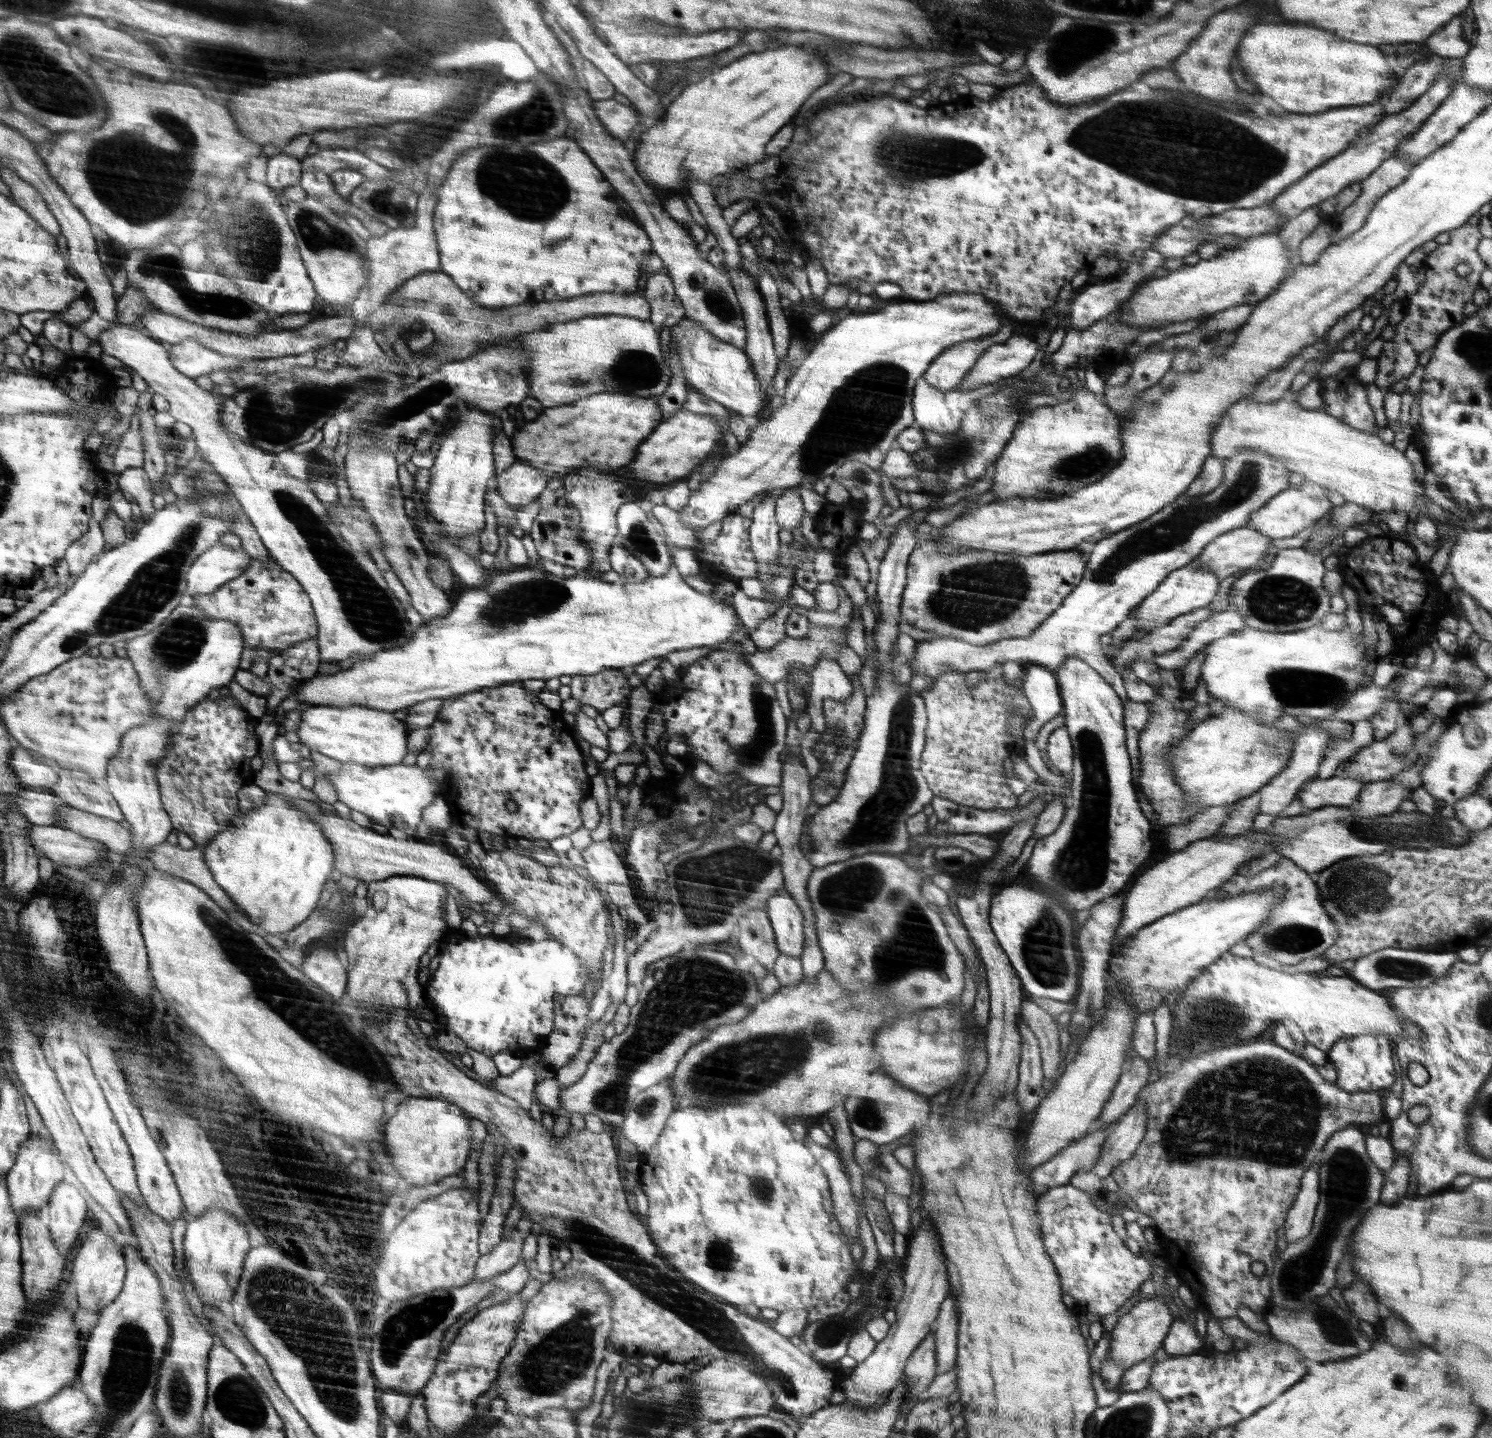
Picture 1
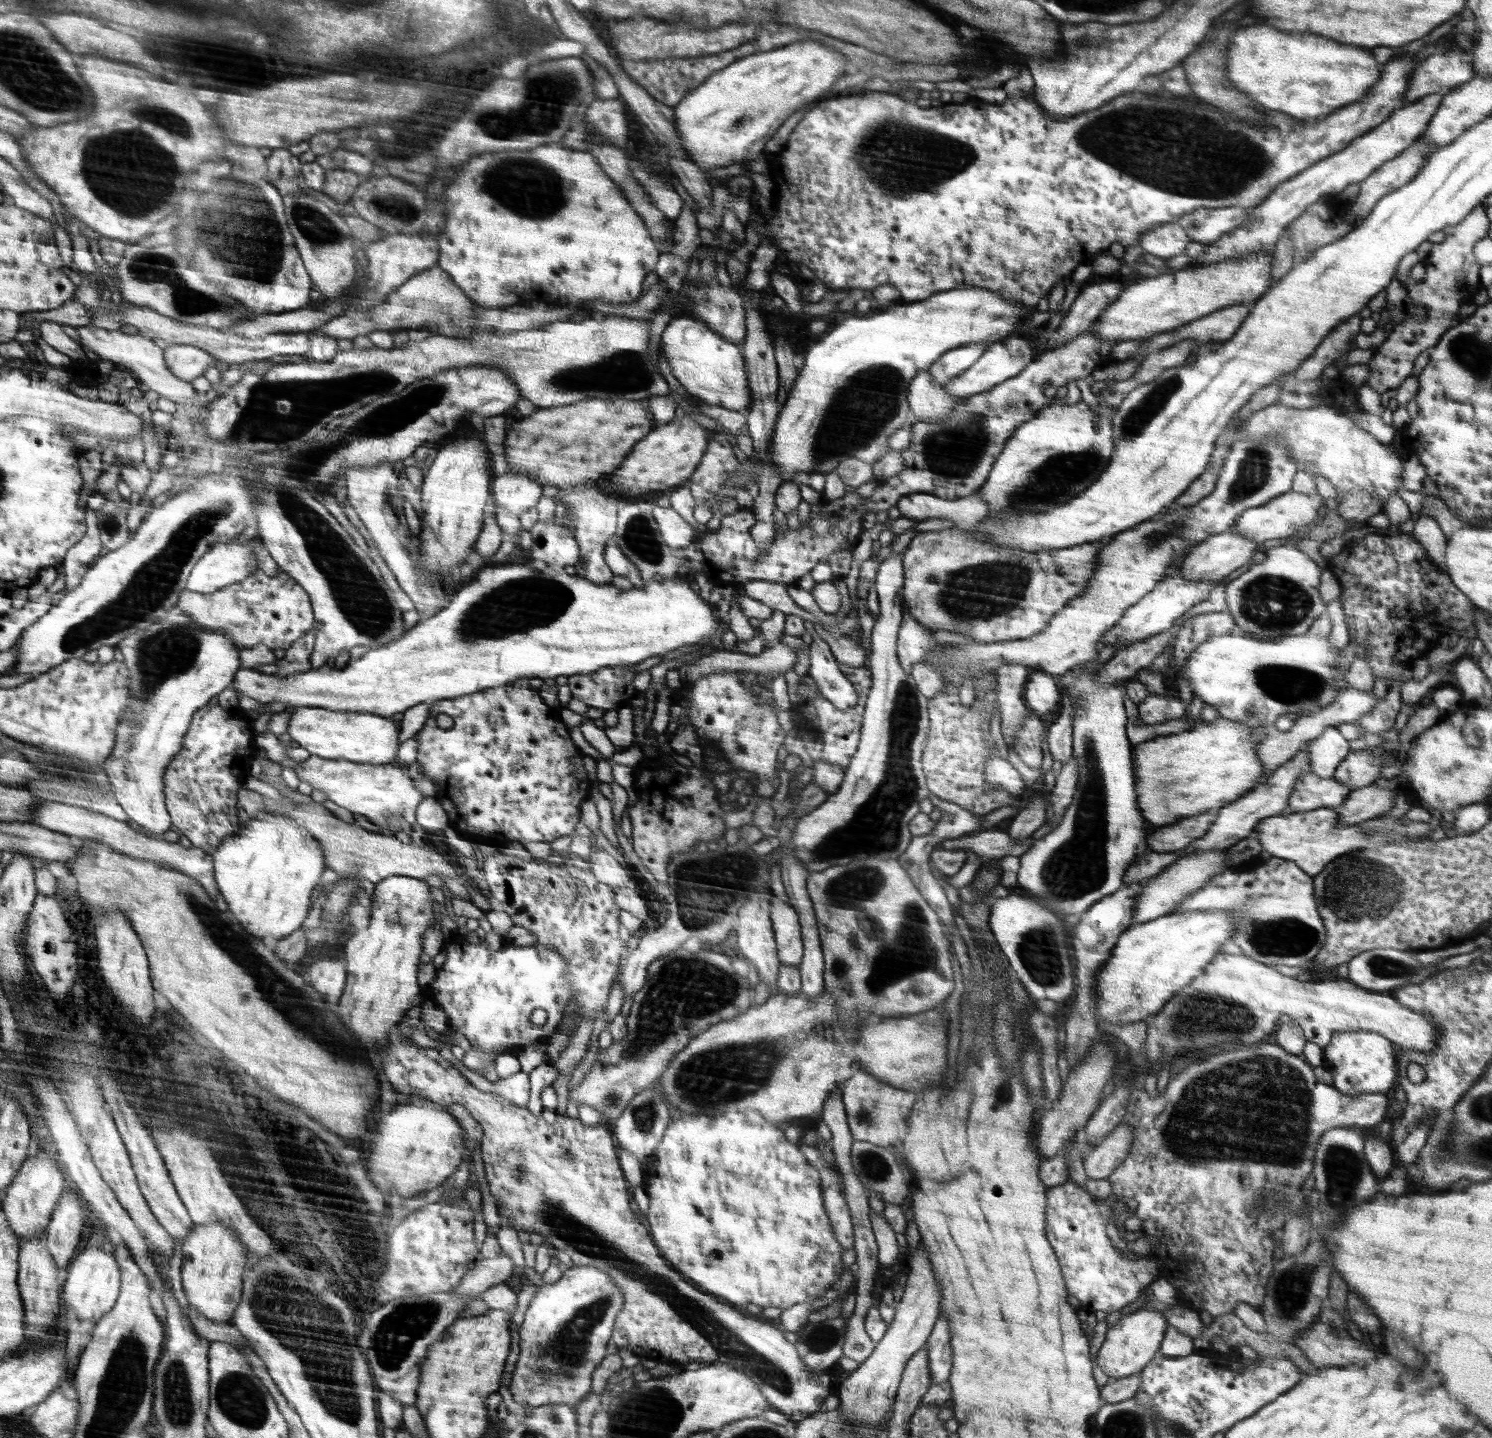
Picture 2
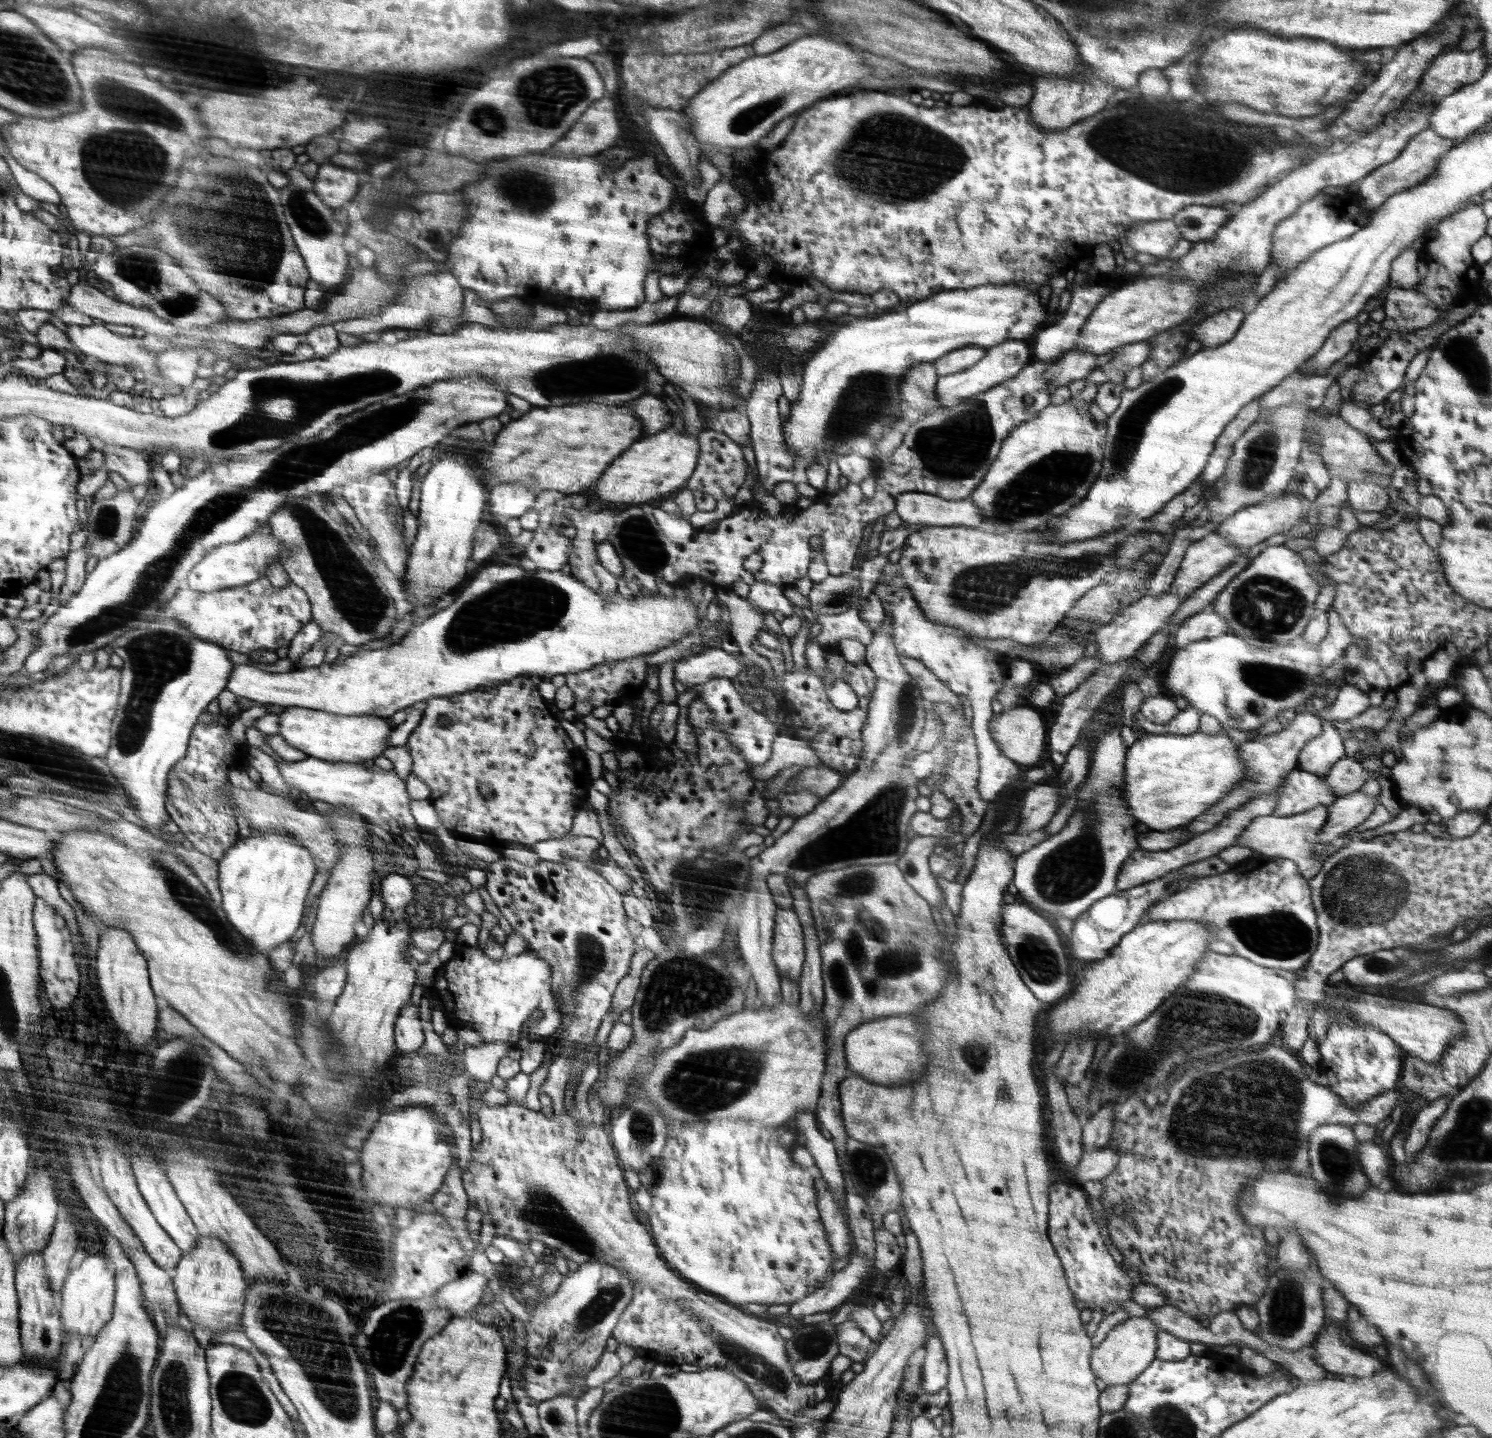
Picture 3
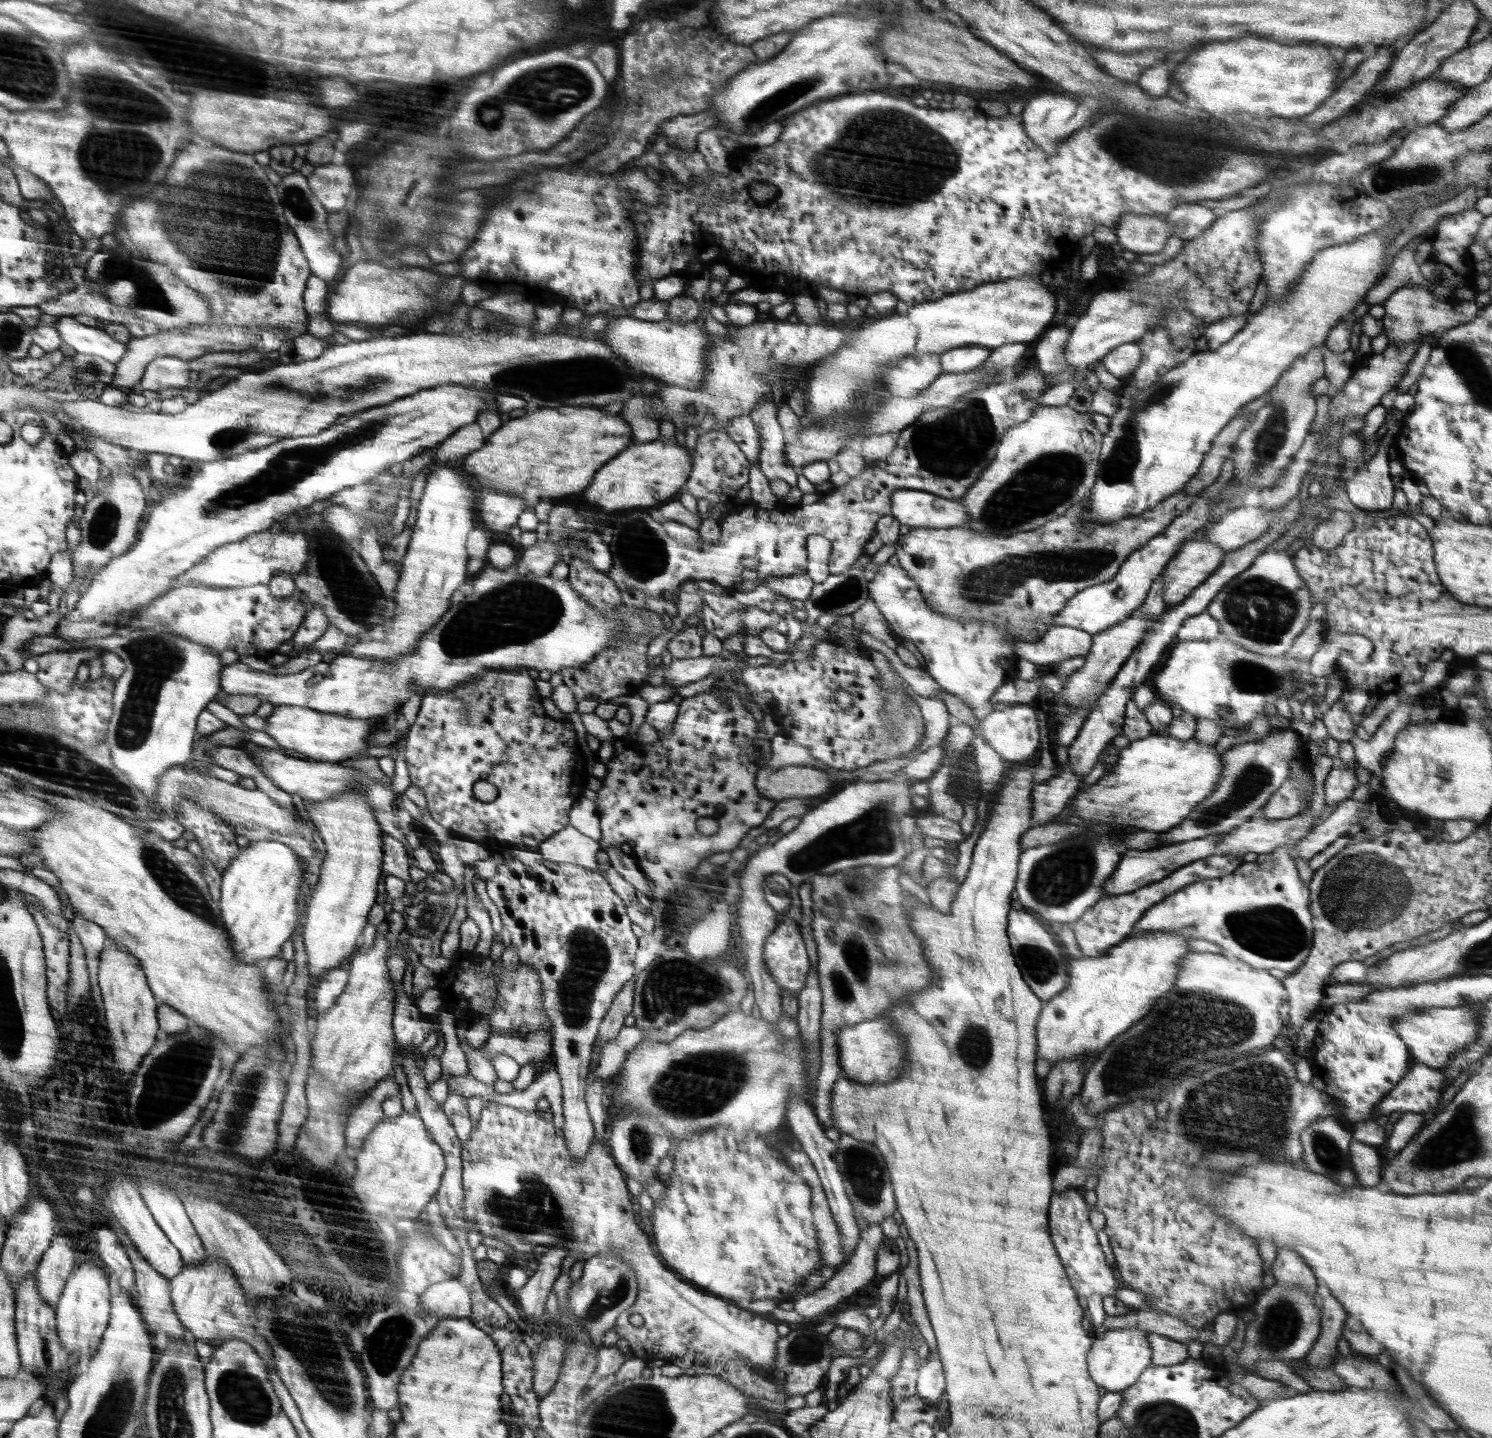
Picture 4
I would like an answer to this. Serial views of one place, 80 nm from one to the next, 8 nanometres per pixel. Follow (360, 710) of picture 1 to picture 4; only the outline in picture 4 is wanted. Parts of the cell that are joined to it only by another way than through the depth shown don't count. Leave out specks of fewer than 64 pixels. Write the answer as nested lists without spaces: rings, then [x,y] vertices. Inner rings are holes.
[[[278,706],[265,718],[264,732],[271,736],[282,748],[294,750],[308,759],[338,762],[355,758],[366,748],[364,738],[380,729],[375,719],[355,719],[348,716],[317,712],[310,708],[290,708]]]

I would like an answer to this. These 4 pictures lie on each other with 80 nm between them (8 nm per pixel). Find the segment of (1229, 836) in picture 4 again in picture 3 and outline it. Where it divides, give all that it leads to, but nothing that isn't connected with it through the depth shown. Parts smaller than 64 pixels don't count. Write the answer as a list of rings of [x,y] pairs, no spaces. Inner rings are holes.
[[[1318,805],[1304,812],[1288,816],[1274,816],[1272,814],[1257,816],[1235,838],[1235,844],[1243,844],[1262,855],[1281,856],[1293,860],[1297,864],[1300,874],[1310,880],[1320,870],[1325,858],[1340,851],[1349,842],[1364,840],[1360,837],[1360,832],[1353,832],[1348,836],[1348,832],[1346,832],[1330,842],[1319,842],[1317,836],[1324,823],[1327,822],[1327,814],[1327,806]]]

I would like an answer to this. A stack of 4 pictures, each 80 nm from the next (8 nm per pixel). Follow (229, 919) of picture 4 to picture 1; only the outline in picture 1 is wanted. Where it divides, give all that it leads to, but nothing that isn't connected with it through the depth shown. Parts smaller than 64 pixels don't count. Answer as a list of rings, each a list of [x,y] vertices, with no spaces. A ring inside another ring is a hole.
[[[266,795],[262,807],[255,807],[246,815],[239,814],[227,830],[219,832],[206,846],[196,847],[203,852],[213,879],[234,901],[238,911],[272,935],[292,931],[309,919],[326,888],[336,859],[333,845],[326,840],[321,828],[309,819],[308,814],[297,811],[288,799],[278,795]]]

